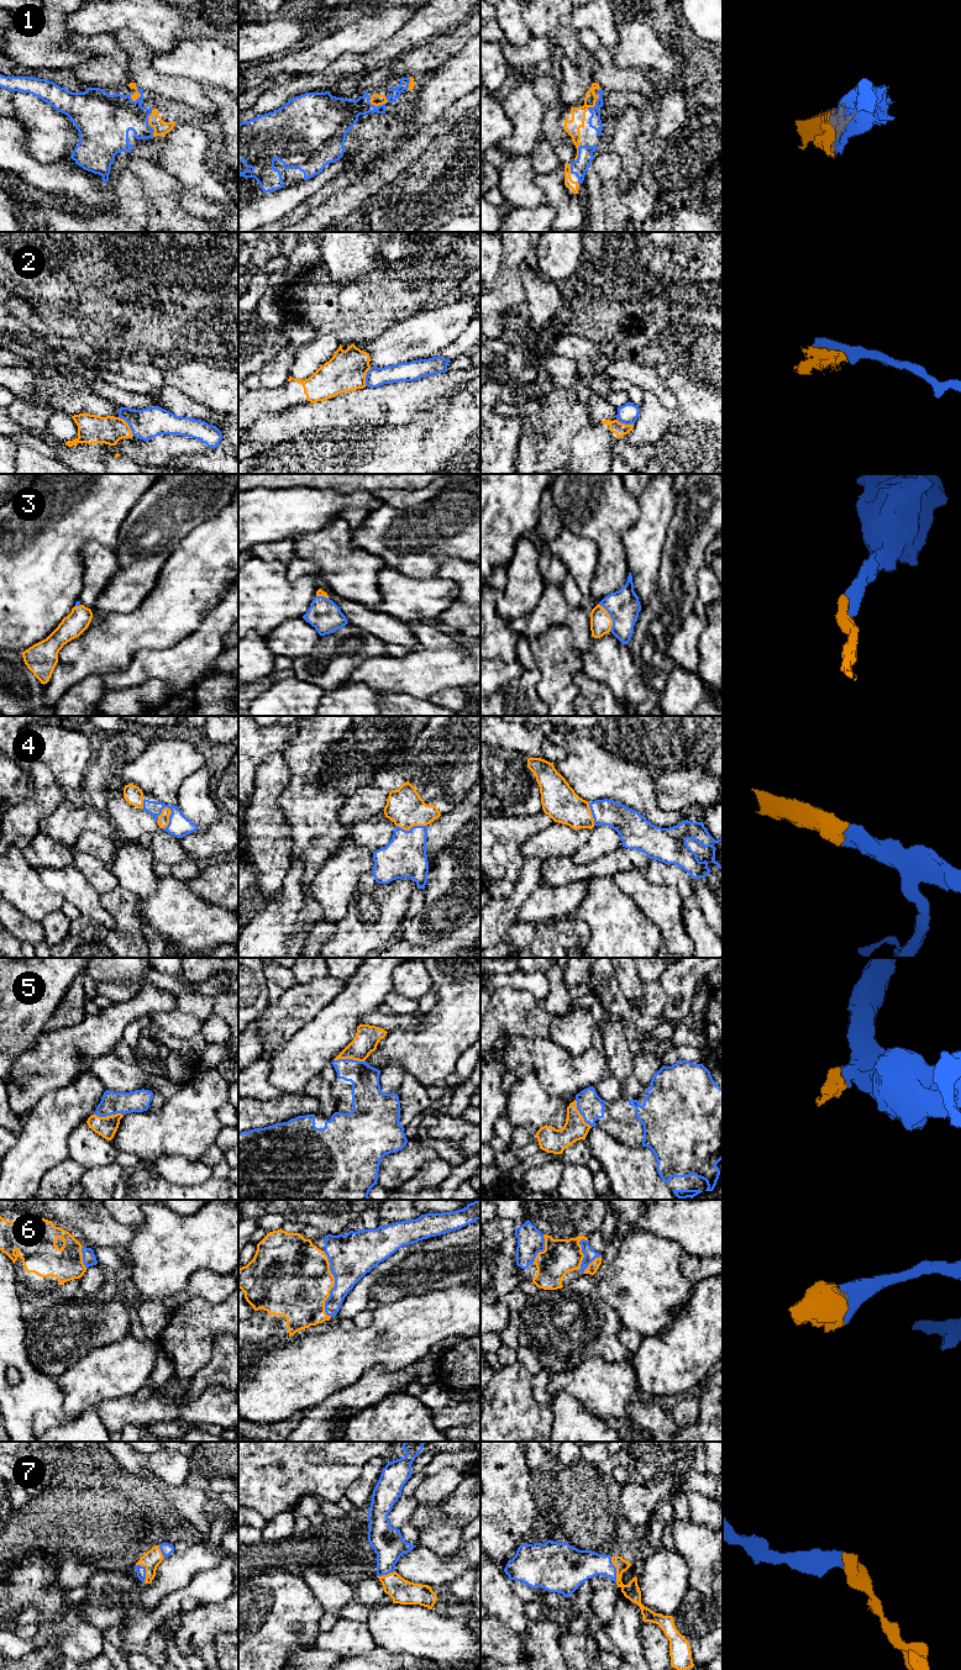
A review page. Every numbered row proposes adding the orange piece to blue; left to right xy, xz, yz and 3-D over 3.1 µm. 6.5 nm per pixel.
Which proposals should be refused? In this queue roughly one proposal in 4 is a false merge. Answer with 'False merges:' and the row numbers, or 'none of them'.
False merges: 2

